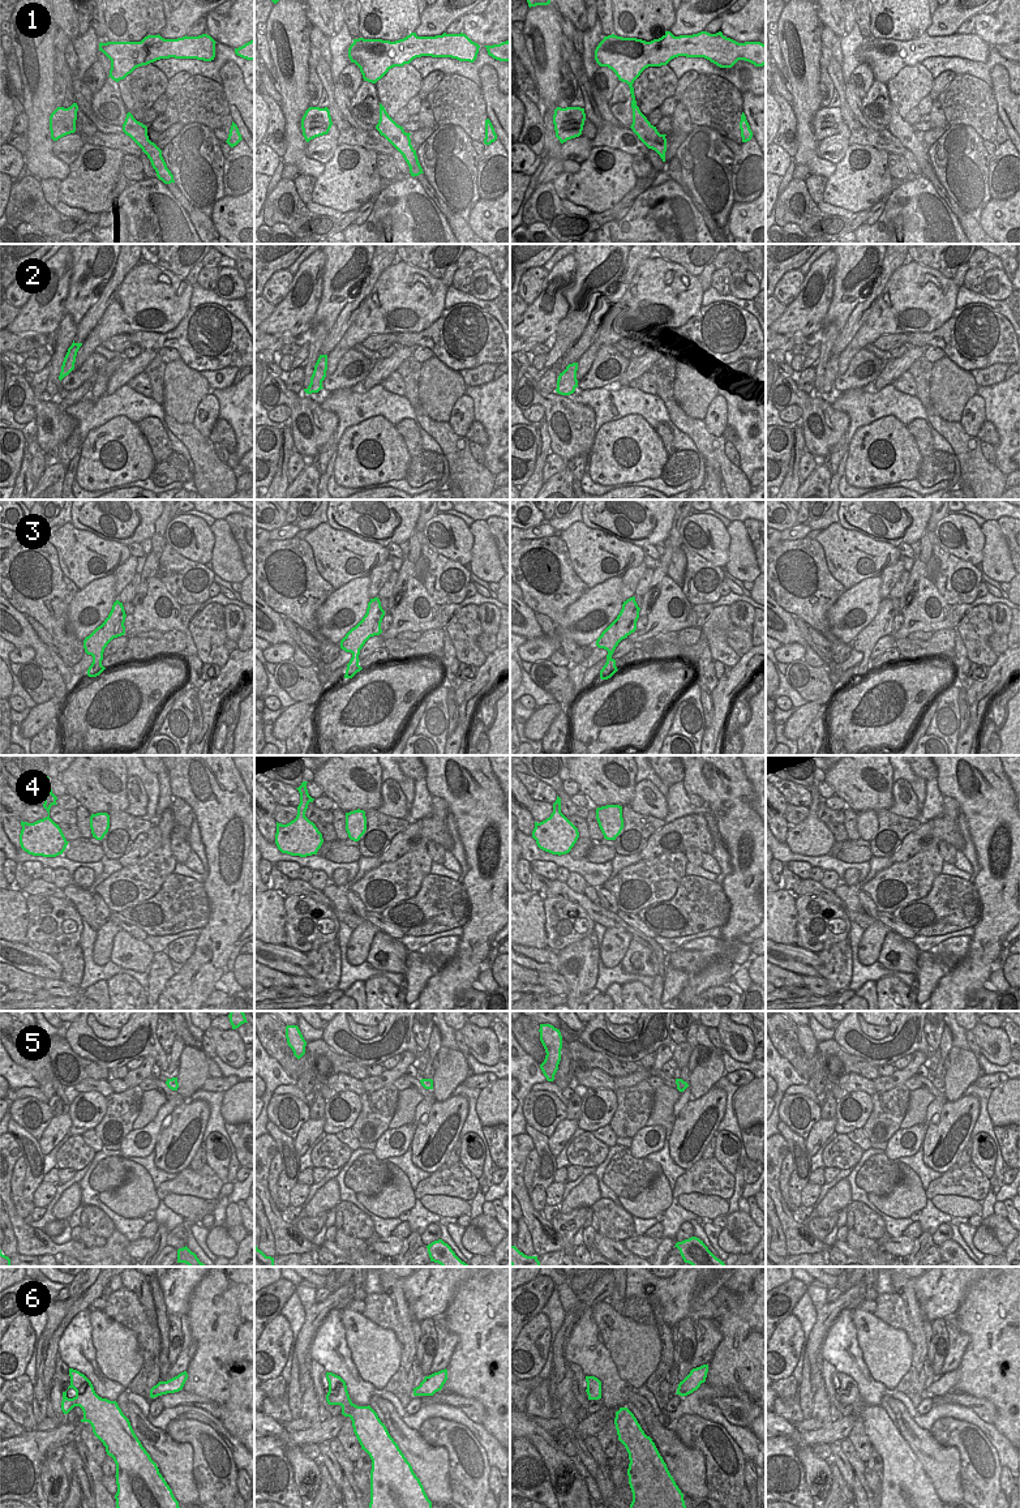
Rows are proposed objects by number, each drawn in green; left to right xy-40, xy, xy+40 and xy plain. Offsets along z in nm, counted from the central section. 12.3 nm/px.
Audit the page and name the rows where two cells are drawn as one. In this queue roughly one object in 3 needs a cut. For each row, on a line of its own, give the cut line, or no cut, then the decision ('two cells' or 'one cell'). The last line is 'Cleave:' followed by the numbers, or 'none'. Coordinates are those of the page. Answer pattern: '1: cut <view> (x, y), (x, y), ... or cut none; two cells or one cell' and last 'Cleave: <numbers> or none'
1: cut none; one cell
2: cut none; one cell
3: cut none; one cell
4: cut none; one cell
5: cut none; one cell
6: cut none; one cell
Cleave: none

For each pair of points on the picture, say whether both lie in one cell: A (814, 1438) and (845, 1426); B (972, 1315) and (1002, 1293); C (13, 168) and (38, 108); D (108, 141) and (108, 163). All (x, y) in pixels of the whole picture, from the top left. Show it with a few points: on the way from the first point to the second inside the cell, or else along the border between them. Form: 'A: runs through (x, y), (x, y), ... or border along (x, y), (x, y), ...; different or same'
A: runs through (822, 1436), (838, 1430); same
B: runs through (980, 1315), (994, 1301); same
C: border along (22, 155), (24, 163); different
D: border along (85, 142), (116, 148), (125, 153); different

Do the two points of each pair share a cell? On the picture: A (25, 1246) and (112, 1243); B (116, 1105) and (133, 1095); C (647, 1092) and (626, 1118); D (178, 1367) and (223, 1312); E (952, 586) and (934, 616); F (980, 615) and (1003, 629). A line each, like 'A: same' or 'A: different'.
A: same
B: same
C: same
D: different
E: different
F: different

